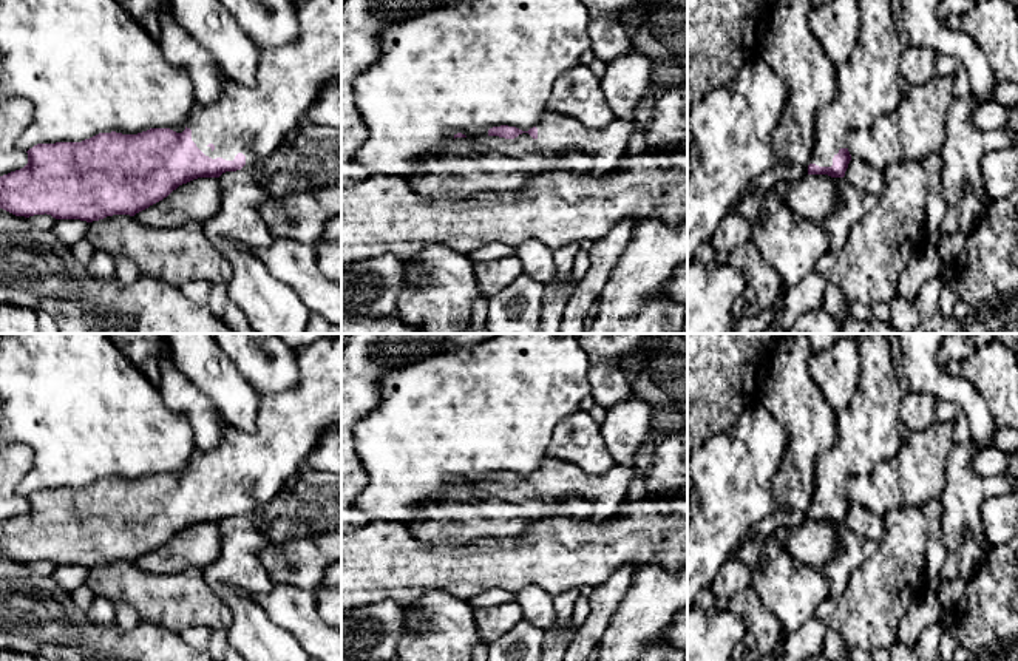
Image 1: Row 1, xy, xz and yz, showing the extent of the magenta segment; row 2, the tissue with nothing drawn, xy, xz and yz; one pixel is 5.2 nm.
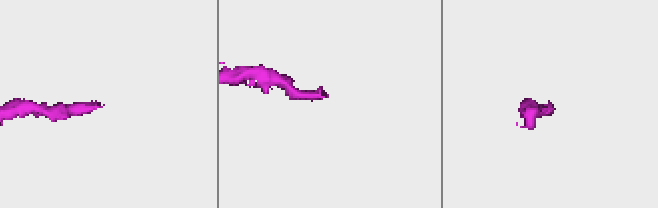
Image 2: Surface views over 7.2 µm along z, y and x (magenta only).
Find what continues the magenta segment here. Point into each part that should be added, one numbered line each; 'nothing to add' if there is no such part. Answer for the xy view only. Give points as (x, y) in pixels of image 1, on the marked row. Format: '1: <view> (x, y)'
1: xy (246, 119)

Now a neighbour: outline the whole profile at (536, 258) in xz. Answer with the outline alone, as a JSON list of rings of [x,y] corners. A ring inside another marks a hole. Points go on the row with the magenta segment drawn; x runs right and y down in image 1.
[[[536,239],[525,241],[517,246],[516,258],[522,263],[524,273],[530,275],[536,281],[541,281],[544,286],[562,286],[564,283],[576,286],[585,276],[590,267],[589,252],[579,250],[575,256],[570,280],[559,281],[556,278],[553,249]]]

